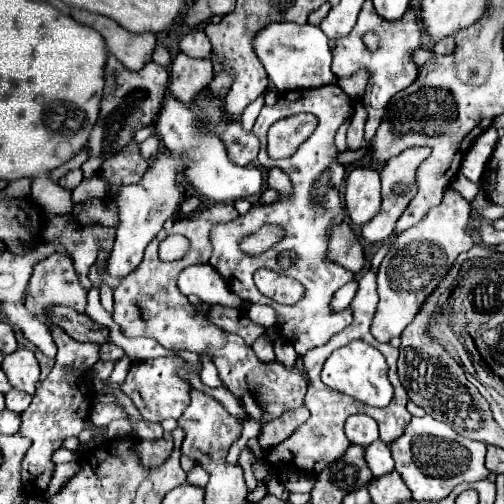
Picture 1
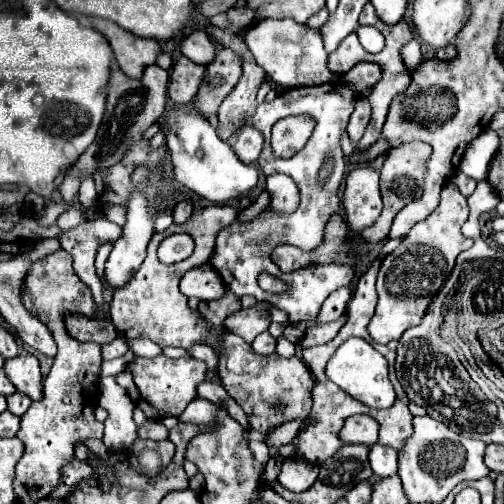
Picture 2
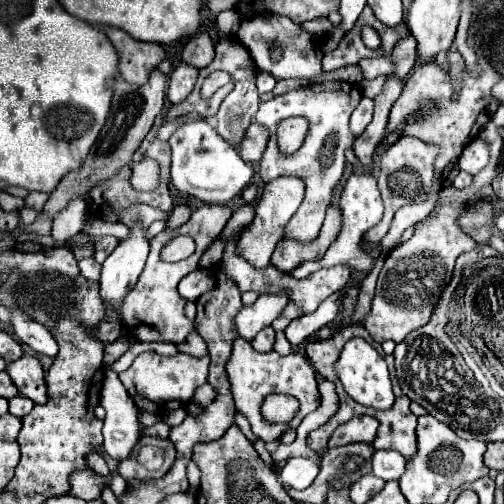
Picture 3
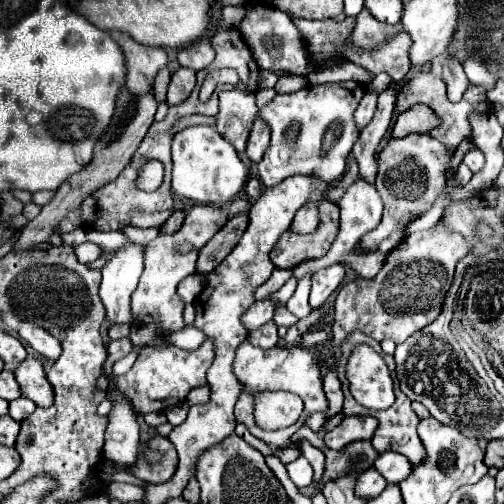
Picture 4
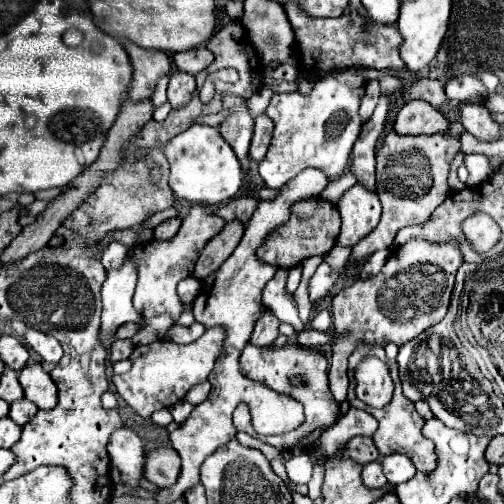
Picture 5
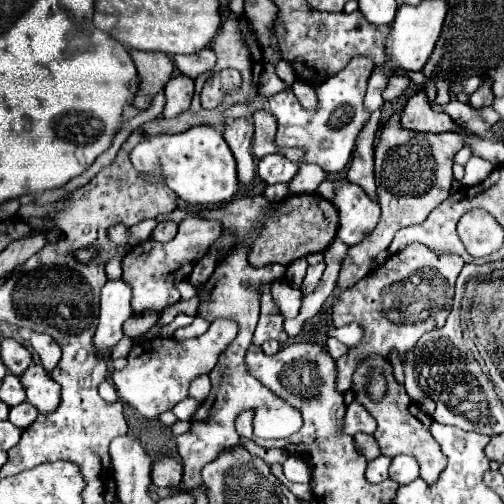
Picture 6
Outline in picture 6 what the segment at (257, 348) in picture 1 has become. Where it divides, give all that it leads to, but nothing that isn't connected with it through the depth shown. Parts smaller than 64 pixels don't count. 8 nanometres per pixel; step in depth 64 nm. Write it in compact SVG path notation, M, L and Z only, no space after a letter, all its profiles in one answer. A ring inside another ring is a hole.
M268 284L264 288L260 288L260 292L262 292L262 312L260 312L260 320L258 320L254 338L252 338L252 344L256 344L256 346L262 346L266 340L272 340L272 338L278 340L278 342L288 340L286 332L282 330L284 318L280 316L276 304L270 300L268 288L270 288Z

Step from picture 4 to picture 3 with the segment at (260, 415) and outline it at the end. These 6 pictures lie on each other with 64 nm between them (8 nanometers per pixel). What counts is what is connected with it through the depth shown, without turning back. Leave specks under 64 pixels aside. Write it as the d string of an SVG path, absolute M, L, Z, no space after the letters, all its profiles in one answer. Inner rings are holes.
M268 396L262 404L262 416L268 422L290 422L298 412L298 400L292 396Z

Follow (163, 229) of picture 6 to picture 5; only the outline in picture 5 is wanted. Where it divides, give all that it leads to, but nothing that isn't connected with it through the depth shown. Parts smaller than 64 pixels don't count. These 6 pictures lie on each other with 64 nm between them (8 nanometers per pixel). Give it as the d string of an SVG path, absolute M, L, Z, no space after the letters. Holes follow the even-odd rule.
M170 218L170 220L166 220L166 222L162 222L160 226L154 228L154 236L160 238L160 240L168 240L168 238L172 238L178 232L180 224L182 224L180 218Z

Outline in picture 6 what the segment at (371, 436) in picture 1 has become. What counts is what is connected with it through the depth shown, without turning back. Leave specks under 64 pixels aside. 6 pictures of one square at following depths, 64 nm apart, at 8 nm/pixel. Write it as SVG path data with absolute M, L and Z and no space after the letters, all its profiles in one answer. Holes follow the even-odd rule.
M352 402L346 410L346 416L342 422L342 432L348 436L354 436L358 432L374 434L374 430L376 430L376 420L358 402Z

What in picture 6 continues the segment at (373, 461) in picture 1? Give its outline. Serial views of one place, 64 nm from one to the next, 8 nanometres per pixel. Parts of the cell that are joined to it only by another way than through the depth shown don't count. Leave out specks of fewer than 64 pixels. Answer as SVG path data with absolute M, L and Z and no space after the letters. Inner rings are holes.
M396 456L392 458L392 464L390 464L390 478L398 484L410 484L412 480L416 480L420 476L418 472L418 462L412 458L412 456Z

